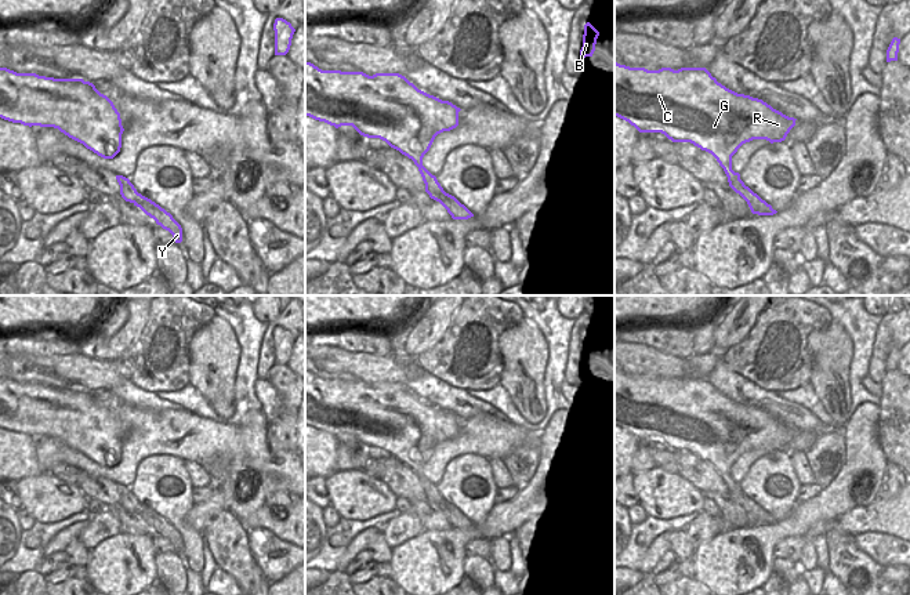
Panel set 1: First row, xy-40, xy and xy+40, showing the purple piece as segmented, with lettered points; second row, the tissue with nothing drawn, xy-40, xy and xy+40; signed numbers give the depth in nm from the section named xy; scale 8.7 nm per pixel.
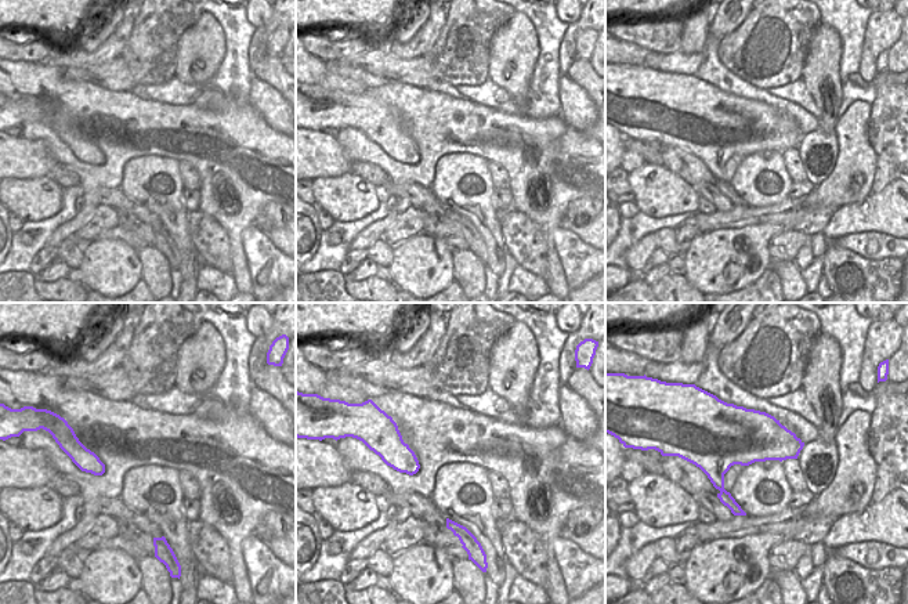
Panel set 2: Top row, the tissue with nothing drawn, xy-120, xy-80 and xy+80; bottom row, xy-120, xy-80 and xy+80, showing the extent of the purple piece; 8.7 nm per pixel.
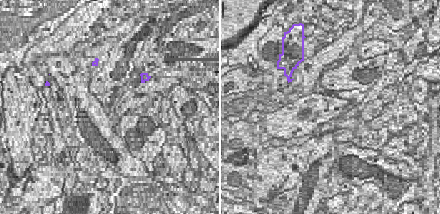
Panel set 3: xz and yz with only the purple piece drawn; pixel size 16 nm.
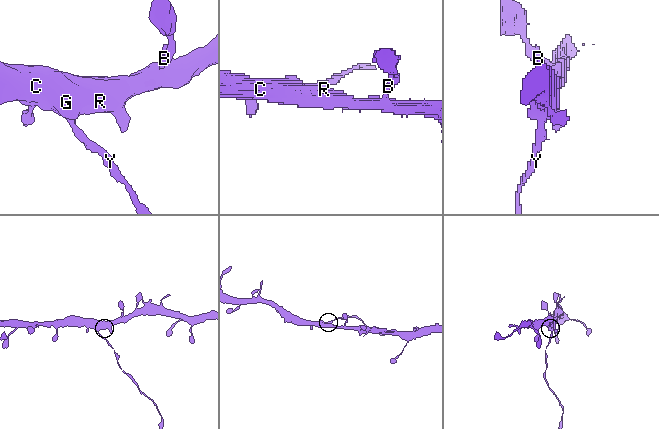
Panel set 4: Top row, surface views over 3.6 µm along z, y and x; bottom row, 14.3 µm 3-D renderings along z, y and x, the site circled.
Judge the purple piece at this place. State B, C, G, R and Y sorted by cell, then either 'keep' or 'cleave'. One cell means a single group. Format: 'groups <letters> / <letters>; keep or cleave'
groups B C G R / Y; cleave

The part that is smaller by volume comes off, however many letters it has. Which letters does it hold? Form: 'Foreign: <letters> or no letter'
Foreign: Y

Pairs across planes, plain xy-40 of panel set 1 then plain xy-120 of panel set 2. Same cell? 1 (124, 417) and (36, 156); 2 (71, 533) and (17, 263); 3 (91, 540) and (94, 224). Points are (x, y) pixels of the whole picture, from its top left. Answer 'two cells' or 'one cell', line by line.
1: two cells
2: two cells
3: one cell

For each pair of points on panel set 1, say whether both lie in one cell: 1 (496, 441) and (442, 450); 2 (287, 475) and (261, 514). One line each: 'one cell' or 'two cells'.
1: one cell
2: two cells

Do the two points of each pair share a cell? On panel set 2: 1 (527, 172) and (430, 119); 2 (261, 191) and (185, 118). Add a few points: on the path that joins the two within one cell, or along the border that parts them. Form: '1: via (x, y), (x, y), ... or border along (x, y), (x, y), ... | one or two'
1: via (500, 149), (496, 147), (447, 144) | one
2: via (246, 169), (217, 136), (207, 133) | one

